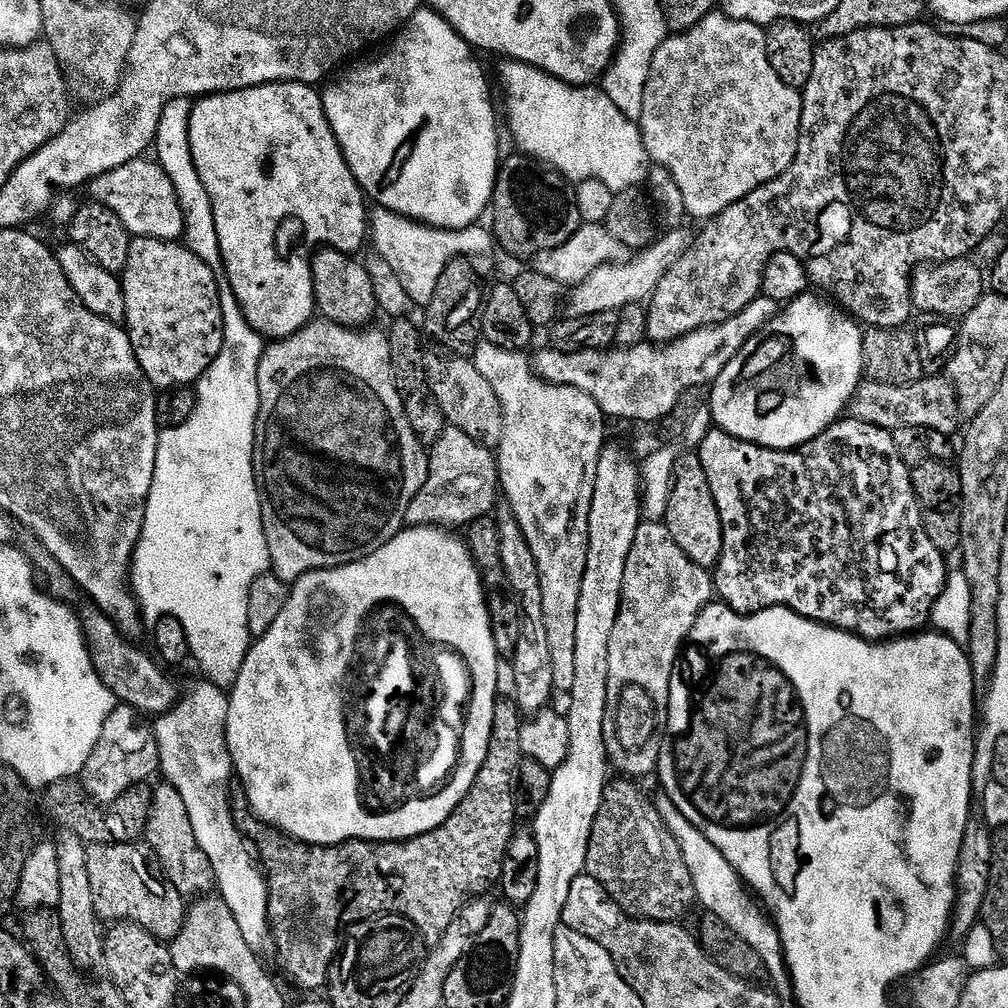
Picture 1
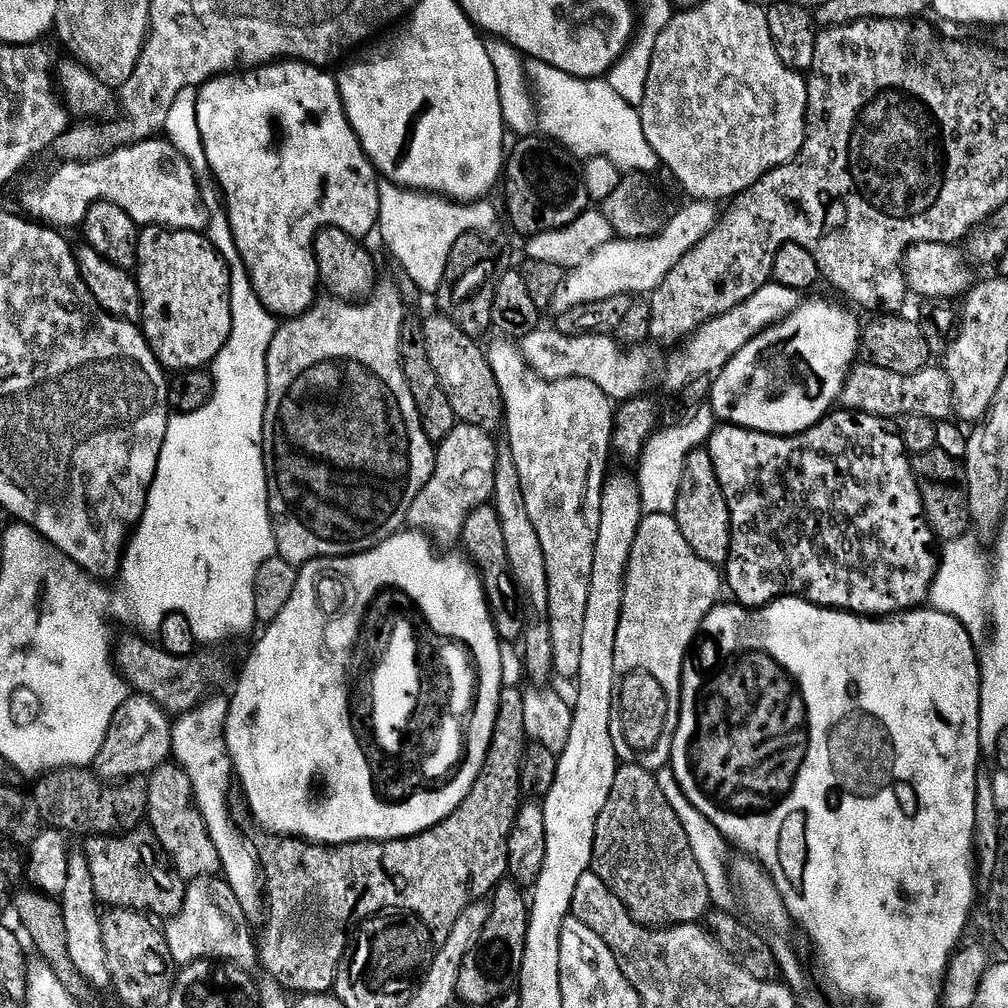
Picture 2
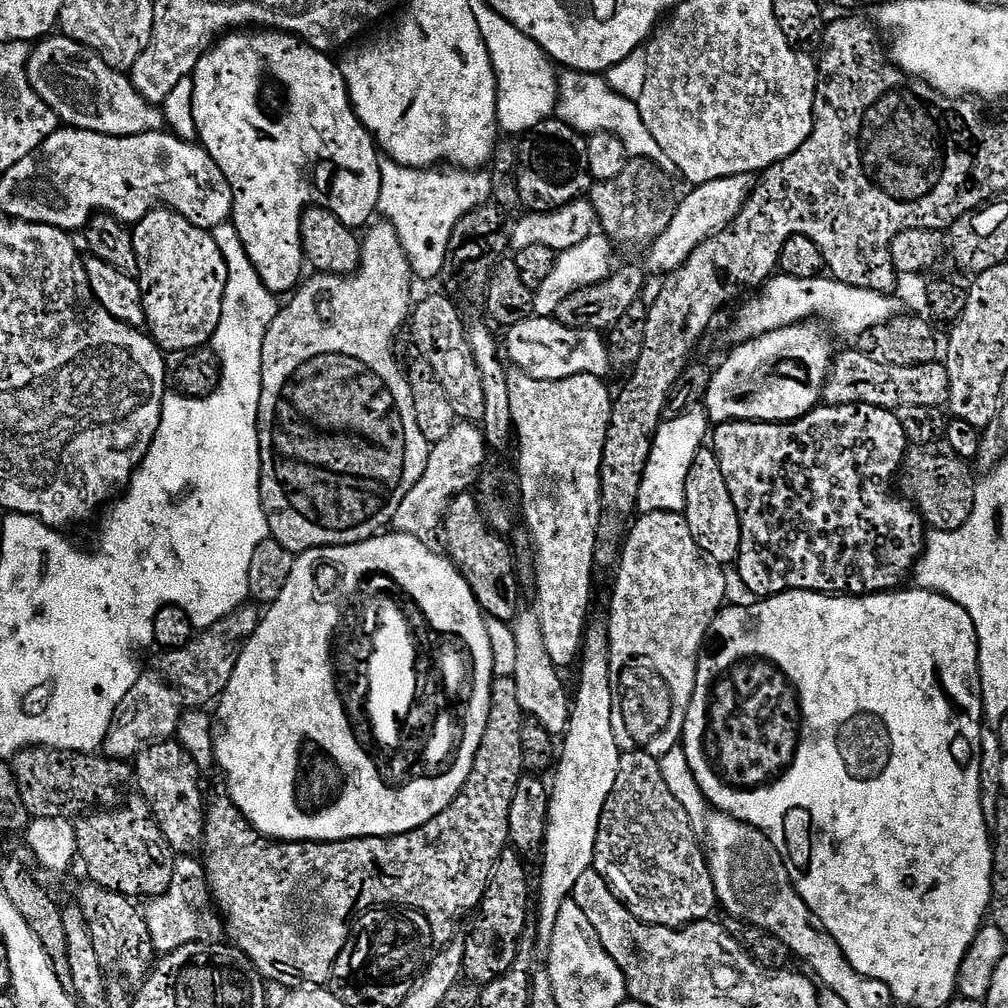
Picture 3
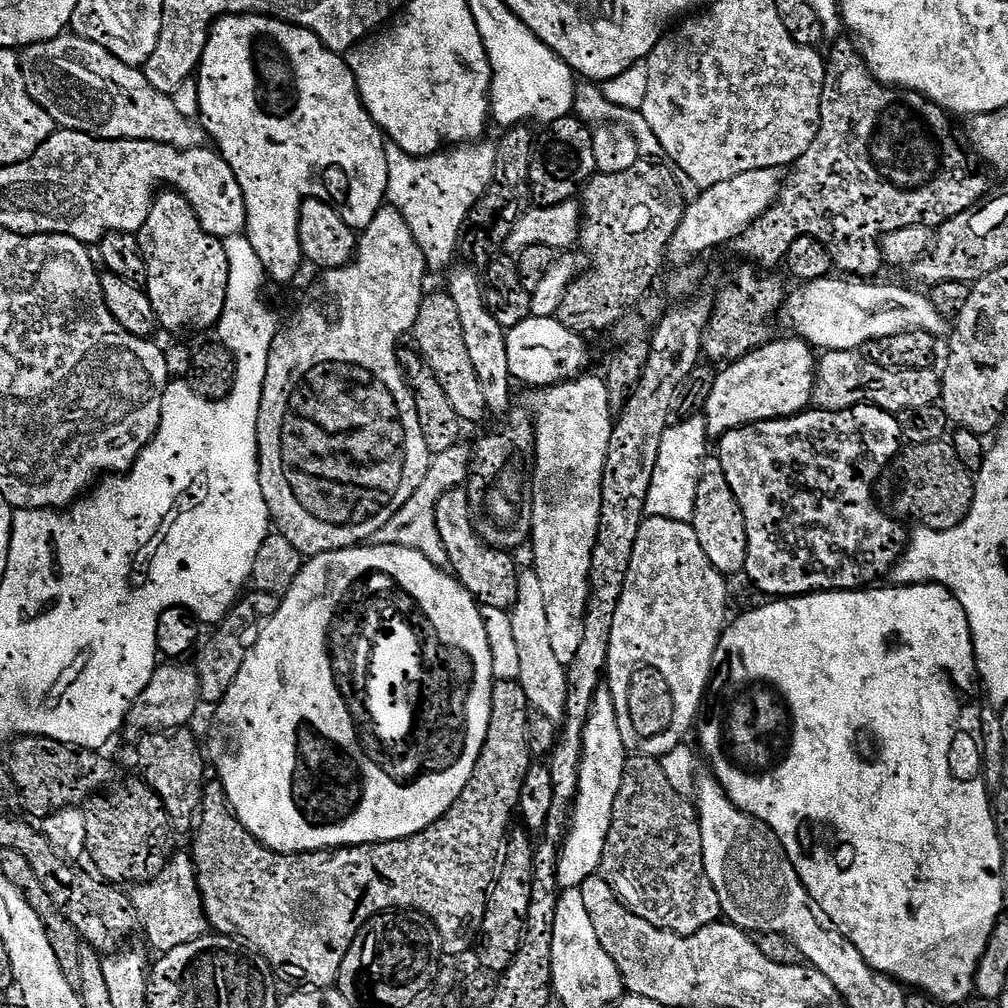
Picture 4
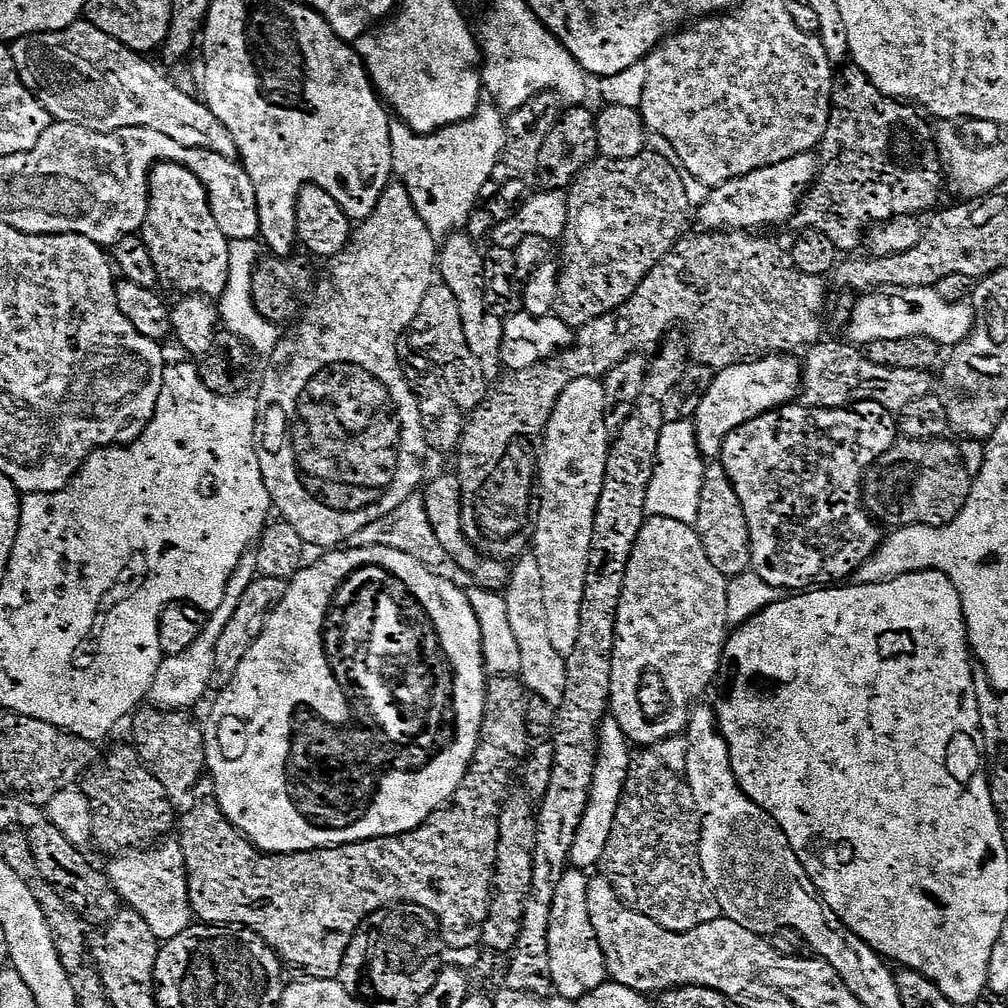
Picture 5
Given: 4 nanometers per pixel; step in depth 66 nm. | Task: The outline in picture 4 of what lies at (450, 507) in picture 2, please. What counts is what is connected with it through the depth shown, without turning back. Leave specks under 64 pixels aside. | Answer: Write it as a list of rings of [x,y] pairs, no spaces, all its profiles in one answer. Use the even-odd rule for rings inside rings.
[[[464,442],[455,444],[450,446],[450,450],[442,450],[431,457],[426,478],[422,478],[418,490],[414,490],[414,494],[408,501],[396,509],[394,518],[390,518],[390,522],[386,522],[380,530],[375,532],[375,543],[393,544],[394,546],[402,546],[410,550],[418,550],[418,554],[422,554],[439,568],[447,569],[449,567],[446,546],[442,546],[442,534],[438,534],[436,506],[438,498],[446,490],[461,487],[469,479],[470,473],[473,471],[474,452],[473,449],[471,452],[466,444]]]

